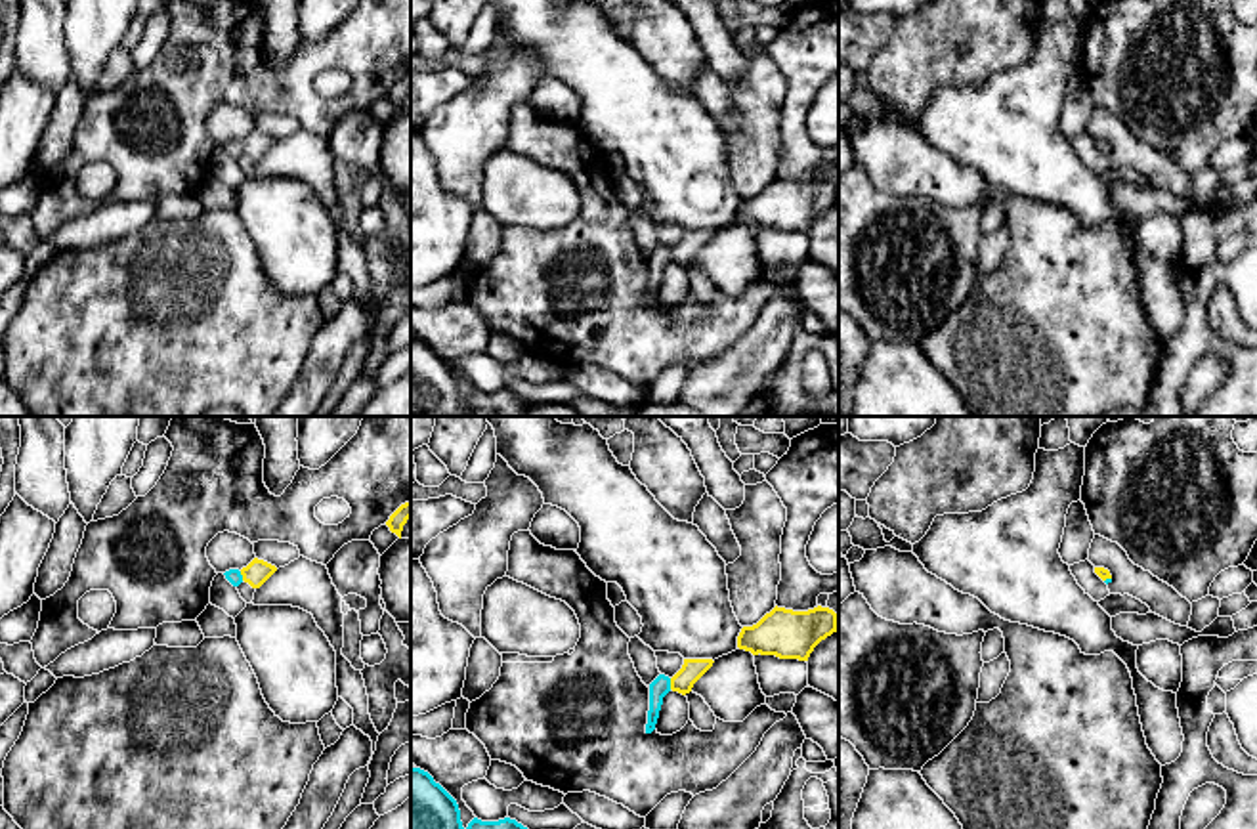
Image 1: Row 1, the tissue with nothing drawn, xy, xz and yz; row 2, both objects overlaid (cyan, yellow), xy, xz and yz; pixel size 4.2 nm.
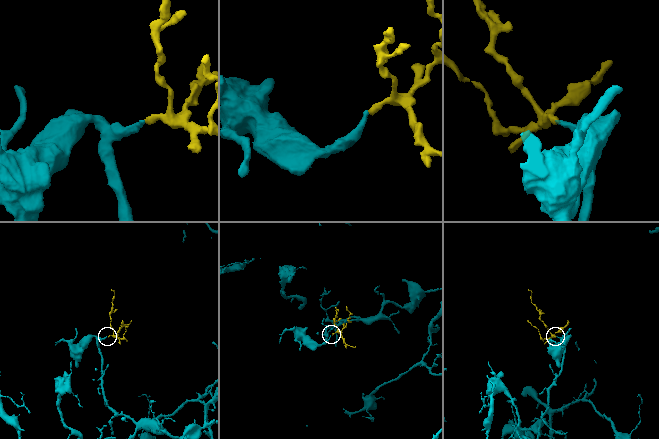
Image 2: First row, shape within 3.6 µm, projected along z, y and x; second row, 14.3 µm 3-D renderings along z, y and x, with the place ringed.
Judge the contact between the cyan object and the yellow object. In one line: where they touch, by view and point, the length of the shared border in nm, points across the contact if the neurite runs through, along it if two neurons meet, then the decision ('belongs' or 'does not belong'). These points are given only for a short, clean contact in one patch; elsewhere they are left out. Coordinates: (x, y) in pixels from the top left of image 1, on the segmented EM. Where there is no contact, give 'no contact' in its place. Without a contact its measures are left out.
xz (669, 684) | 50 nm | across xz (661, 684), (669, 684), (692, 669) | belongs

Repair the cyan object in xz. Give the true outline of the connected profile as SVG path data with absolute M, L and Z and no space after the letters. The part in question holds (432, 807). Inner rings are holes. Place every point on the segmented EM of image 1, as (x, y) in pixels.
M413 766L411 829L464 829L457 800L428 772Z

